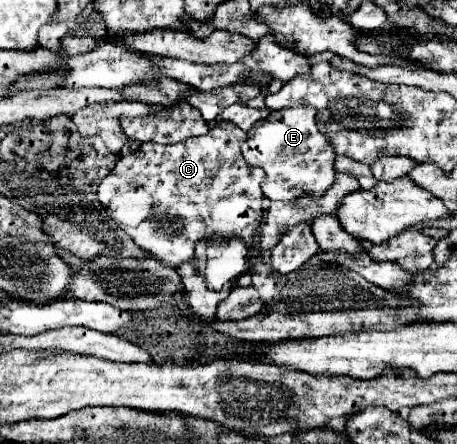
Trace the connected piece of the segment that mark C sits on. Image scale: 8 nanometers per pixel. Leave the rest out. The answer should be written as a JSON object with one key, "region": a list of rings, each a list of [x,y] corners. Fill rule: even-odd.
{"region":[[[219,121],[203,137],[189,137],[175,145],[157,145],[143,143],[133,153],[121,157],[117,165],[103,177],[99,185],[99,201],[105,207],[107,215],[121,227],[141,249],[149,251],[155,259],[179,265],[185,259],[193,259],[193,249],[199,239],[223,235],[241,237],[245,243],[253,245],[253,233],[261,223],[261,181],[263,171],[247,165],[241,155],[241,143],[247,139],[247,133],[231,121]]]}

